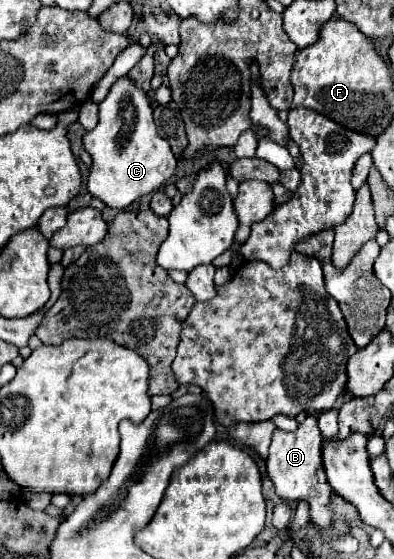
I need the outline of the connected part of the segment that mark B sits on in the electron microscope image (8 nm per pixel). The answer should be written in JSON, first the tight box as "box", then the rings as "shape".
{"box":[266,415,334,527],"shape":[[[308,415],[308,419],[300,423],[298,429],[292,433],[276,429],[272,435],[272,445],[270,445],[270,455],[266,459],[266,465],[278,497],[284,501],[306,499],[310,503],[312,523],[316,523],[318,527],[328,527],[334,521],[332,511],[328,509],[332,487],[328,485],[322,467],[322,439],[324,437],[312,415]]]}

